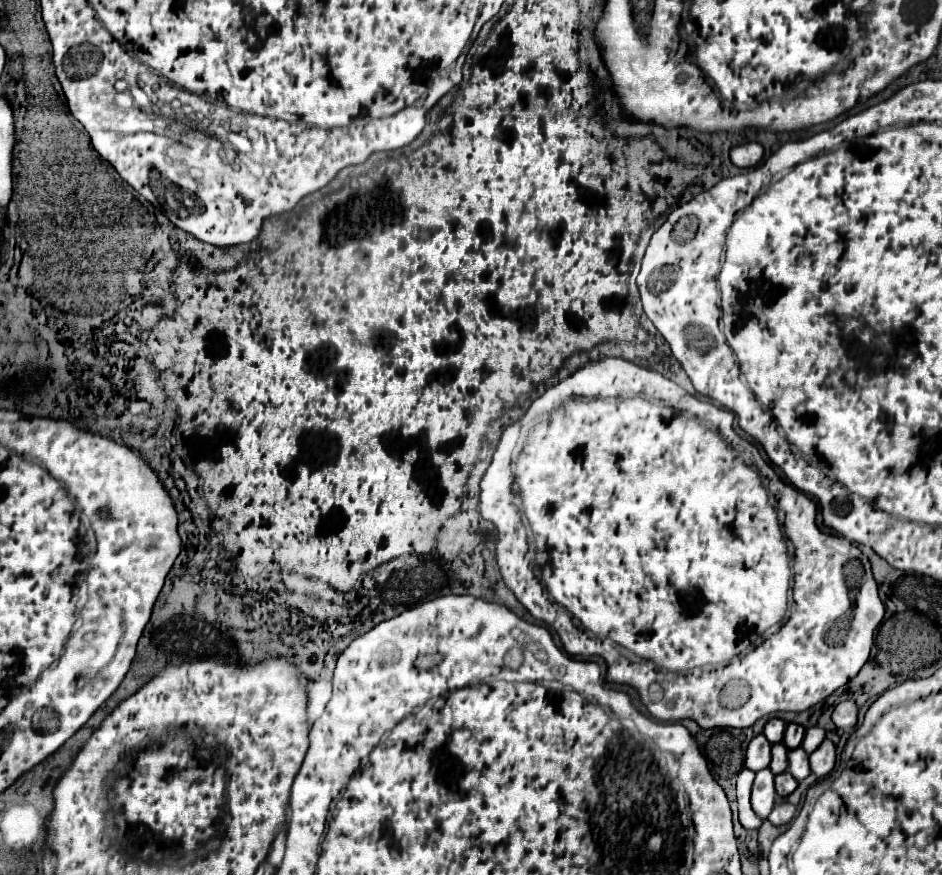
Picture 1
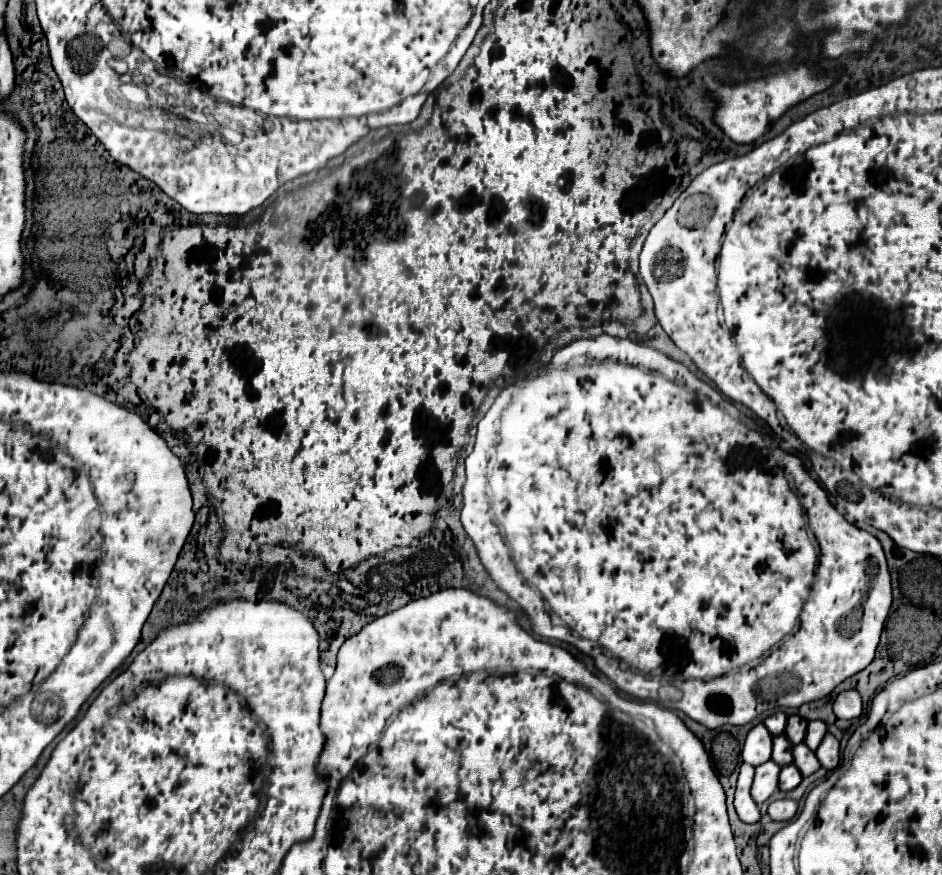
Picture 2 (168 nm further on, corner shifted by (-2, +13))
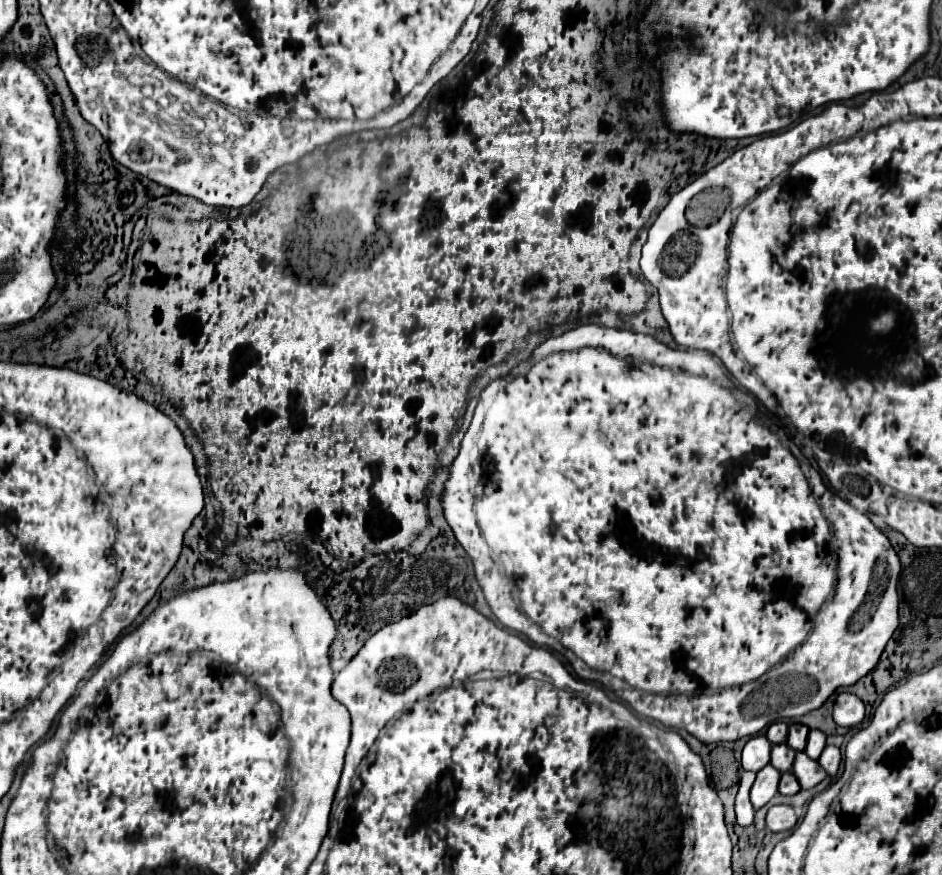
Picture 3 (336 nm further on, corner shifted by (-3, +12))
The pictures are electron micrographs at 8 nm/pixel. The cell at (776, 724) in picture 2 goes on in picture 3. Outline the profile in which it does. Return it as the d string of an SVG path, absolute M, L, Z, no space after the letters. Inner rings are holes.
M775 722L775 724L771 724L771 726L767 728L765 736L767 736L767 740L769 740L771 744L781 744L781 742L785 742L785 740L787 740L787 724L785 724L785 722Z

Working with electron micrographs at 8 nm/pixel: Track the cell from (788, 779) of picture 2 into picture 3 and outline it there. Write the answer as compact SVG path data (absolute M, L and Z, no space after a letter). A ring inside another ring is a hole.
M785 772L785 774L781 774L779 792L781 792L783 796L793 796L793 794L797 794L799 790L801 790L801 788L799 788L799 782L797 782L797 778L795 778L793 772Z

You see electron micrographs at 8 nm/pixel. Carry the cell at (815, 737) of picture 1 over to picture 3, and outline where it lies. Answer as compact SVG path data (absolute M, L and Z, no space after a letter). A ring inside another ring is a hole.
M811 730L809 732L809 738L807 738L805 754L809 754L809 758L817 760L821 756L823 748L825 748L825 734L821 730Z

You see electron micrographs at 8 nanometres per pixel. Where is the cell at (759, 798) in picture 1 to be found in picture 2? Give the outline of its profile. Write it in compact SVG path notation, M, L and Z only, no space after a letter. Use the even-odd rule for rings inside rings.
M772 759L756 767L756 777L752 783L752 799L758 805L762 805L778 787L778 773L780 773L780 765L776 765Z

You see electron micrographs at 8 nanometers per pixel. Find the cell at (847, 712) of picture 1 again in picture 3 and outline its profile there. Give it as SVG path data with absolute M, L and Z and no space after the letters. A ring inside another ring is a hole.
M843 692L837 696L835 708L833 708L833 720L837 722L837 726L851 728L861 724L863 718L865 718L865 706L855 694Z

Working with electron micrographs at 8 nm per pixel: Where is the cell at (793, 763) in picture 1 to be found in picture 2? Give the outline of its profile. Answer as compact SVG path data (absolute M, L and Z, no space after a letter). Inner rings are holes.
M804 743L794 745L792 753L794 753L794 765L800 769L800 773L802 773L804 777L808 777L808 775L812 775L816 769L820 769L818 759L816 759L814 751L808 749L808 745L804 745Z

